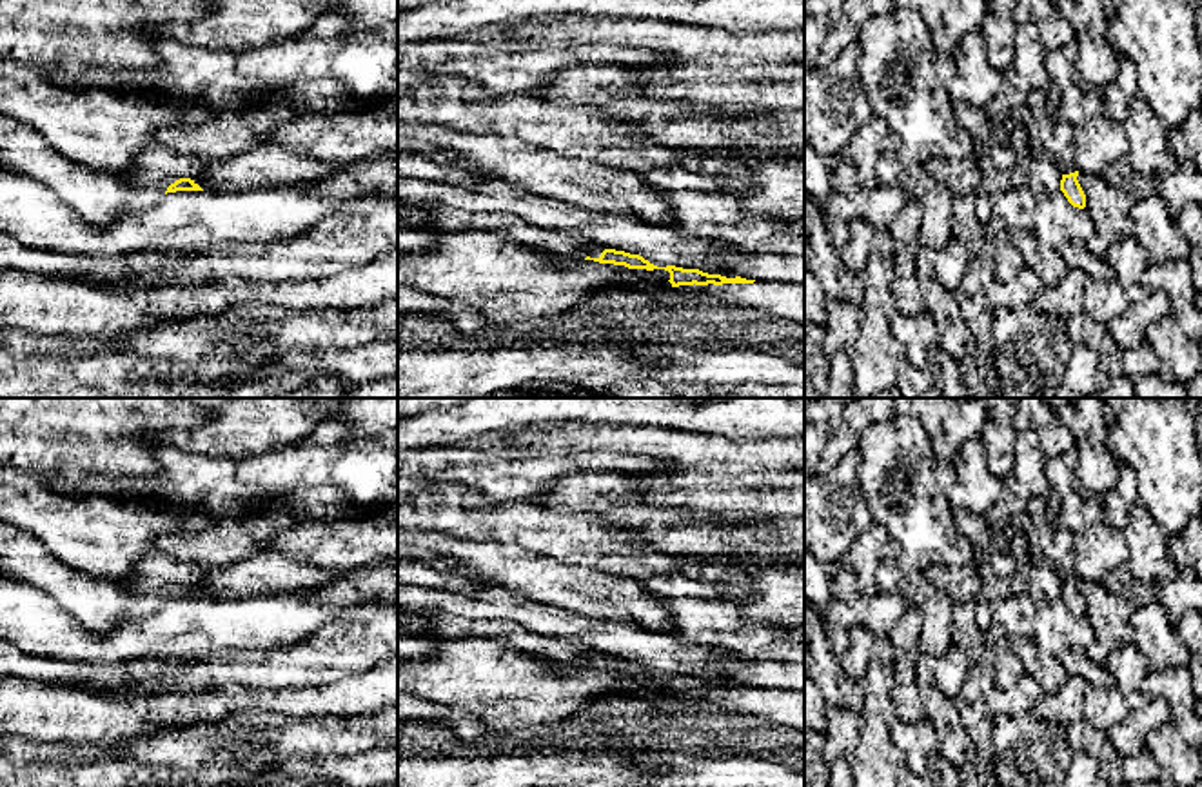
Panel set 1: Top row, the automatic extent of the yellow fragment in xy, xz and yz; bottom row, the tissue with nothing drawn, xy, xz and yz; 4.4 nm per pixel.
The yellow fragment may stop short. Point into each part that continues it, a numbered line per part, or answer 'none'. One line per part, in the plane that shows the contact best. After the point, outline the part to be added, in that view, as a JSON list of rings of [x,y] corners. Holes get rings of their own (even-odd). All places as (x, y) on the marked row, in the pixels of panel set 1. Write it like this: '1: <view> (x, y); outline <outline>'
1: xy (158, 168); outline [[[154,145],[118,176],[131,187],[133,209],[140,211],[156,205],[171,184],[180,178],[196,178],[209,164],[211,160],[200,154]]]
2: xz (783, 300); outline [[[754,282],[723,285],[679,285],[683,294],[735,304],[739,307],[761,309],[775,318],[804,324],[804,284]]]

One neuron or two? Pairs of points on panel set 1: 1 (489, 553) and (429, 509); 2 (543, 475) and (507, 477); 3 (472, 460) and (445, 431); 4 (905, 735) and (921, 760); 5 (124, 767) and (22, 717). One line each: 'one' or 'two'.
1: two
2: one
3: two
4: one
5: two

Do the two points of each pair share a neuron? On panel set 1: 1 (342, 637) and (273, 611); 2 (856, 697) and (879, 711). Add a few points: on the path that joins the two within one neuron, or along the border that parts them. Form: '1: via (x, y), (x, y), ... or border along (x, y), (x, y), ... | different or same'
1: border along (362, 620), (329, 620), (304, 640), (280, 644) | different
2: border along (861, 682), (863, 707), (857, 713) | different

